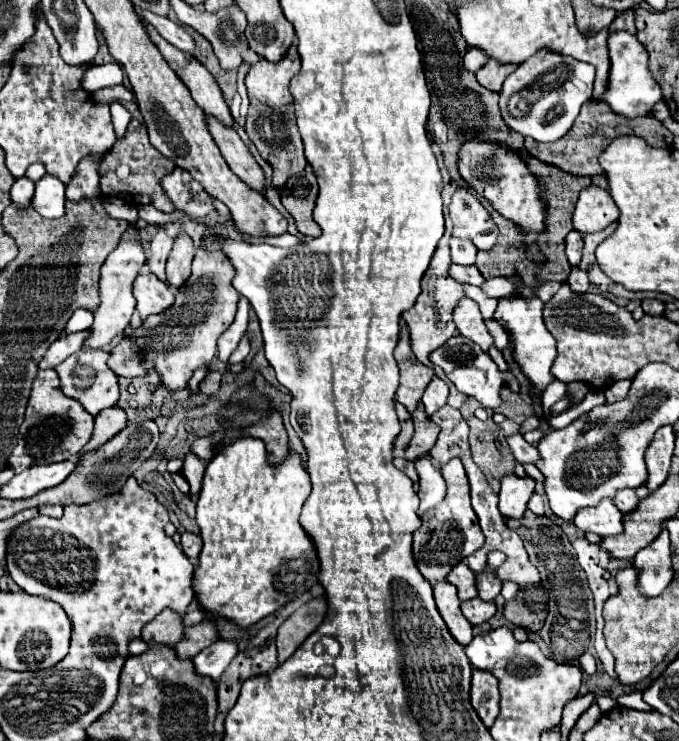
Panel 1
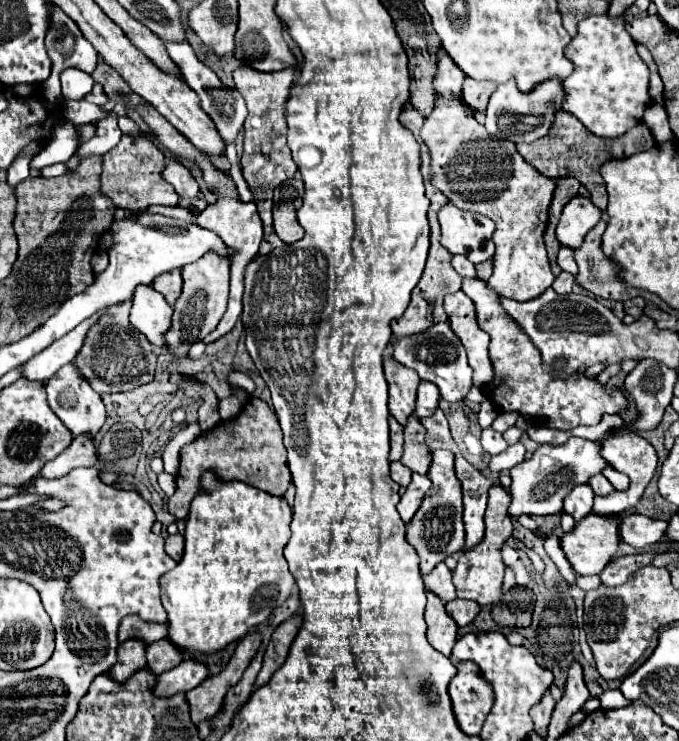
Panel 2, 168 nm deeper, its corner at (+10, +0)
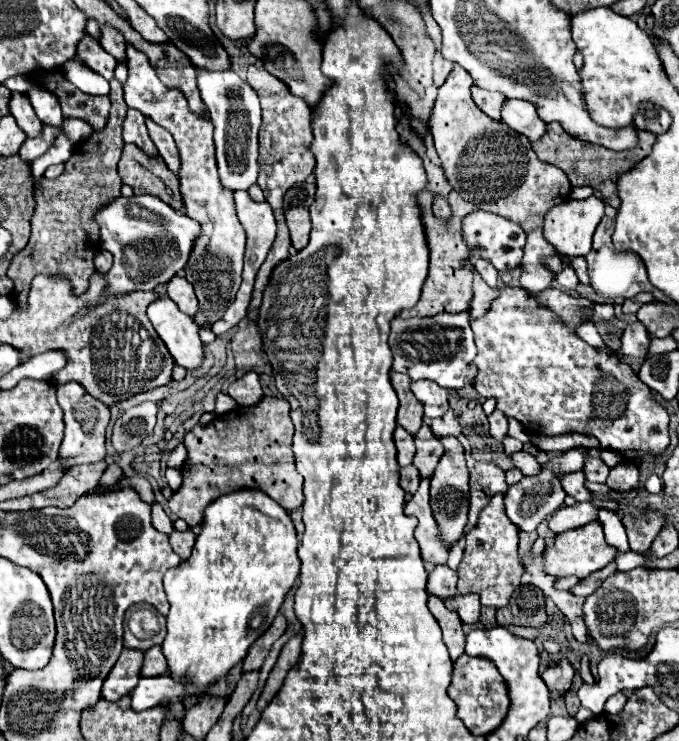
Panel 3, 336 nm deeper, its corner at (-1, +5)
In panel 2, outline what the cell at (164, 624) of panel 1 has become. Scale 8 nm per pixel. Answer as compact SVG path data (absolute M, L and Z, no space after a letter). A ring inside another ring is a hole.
M129 639L125 643L119 643L117 663L113 669L109 669L109 675L117 681L127 681L137 669L143 669L145 665L145 645L137 639Z

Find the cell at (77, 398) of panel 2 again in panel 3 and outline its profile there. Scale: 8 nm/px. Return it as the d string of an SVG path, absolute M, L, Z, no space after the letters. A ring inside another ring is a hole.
M78 382L60 384L56 390L58 390L58 398L60 398L60 408L64 410L64 424L66 424L64 440L60 446L60 458L64 458L68 462L68 466L104 460L104 456L106 456L104 434L106 434L106 426L110 422L108 406L104 406L98 398L88 394L84 390L84 386L80 386Z

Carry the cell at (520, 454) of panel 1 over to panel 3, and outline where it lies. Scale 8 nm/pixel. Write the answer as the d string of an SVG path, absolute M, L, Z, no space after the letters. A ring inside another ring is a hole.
M494 410L488 416L488 422L490 422L490 436L494 440L502 442L508 436L508 420L506 420L506 416L500 410Z

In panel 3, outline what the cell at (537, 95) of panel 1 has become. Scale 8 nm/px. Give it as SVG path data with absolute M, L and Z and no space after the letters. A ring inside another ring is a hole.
M506 100L502 106L502 122L524 134L530 142L542 138L546 132L546 122L538 116L536 104L526 100Z

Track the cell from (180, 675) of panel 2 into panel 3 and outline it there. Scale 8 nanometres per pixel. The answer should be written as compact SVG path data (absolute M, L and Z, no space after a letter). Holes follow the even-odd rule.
M170 674L140 678L140 684L132 690L132 708L146 710L162 700L176 700L186 696L186 688L190 686L188 678L172 678Z

